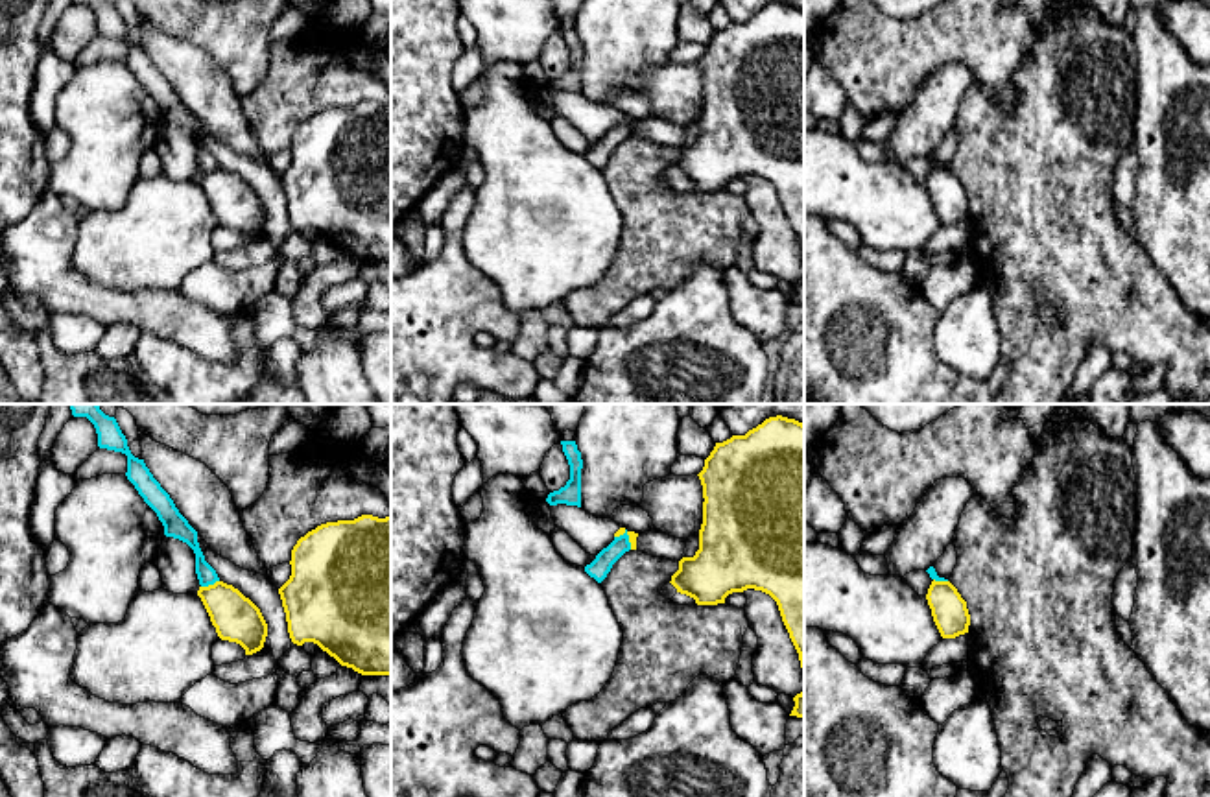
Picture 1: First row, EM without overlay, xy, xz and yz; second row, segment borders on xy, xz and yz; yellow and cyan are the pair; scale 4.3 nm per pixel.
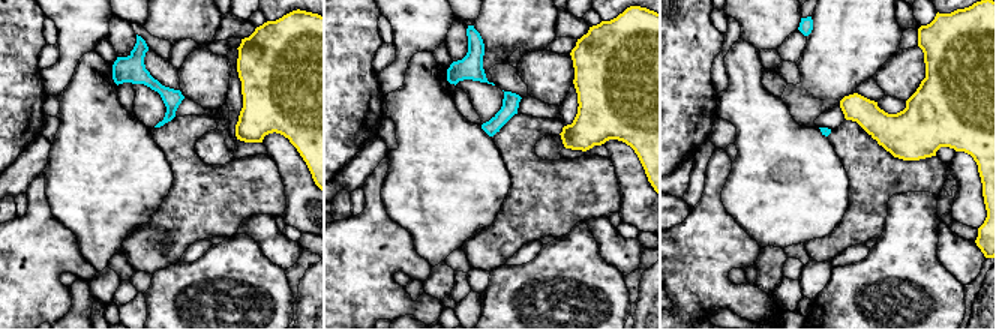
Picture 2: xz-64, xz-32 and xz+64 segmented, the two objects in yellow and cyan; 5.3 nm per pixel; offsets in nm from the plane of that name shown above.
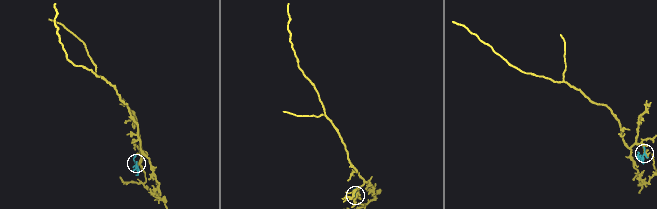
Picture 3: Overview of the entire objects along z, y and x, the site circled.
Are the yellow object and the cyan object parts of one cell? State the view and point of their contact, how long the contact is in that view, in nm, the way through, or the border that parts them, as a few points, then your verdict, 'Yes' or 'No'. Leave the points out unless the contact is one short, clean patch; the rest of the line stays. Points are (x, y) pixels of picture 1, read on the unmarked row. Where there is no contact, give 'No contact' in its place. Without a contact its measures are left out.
Touches yellow at xy (209, 172). Shared border 90 nm. Boundary: xy (218, 166), (201, 174). No

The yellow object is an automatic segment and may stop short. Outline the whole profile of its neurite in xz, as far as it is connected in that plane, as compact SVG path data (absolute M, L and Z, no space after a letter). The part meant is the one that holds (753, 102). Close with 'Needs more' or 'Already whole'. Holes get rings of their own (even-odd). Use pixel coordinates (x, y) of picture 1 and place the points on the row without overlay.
M782 2L769 4L745 22L716 30L697 63L705 85L699 137L679 148L670 170L697 192L725 190L729 181L747 175L769 181L778 192L804 260L804 11Z. Already whole

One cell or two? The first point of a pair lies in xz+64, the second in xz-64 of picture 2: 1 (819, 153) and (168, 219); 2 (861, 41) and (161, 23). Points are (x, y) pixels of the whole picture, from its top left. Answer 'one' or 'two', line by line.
1: two
2: one

